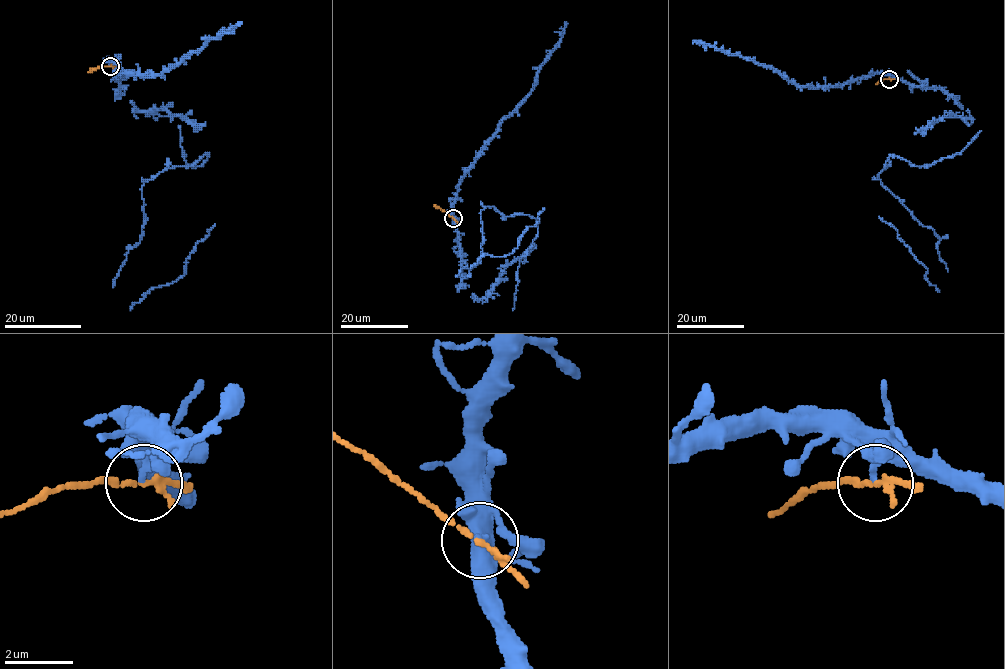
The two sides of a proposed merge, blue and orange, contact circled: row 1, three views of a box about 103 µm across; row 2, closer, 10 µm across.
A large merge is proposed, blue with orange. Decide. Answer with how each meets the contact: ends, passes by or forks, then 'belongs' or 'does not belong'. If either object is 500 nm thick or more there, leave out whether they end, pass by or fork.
blue ends; orange passes by; does not belong

